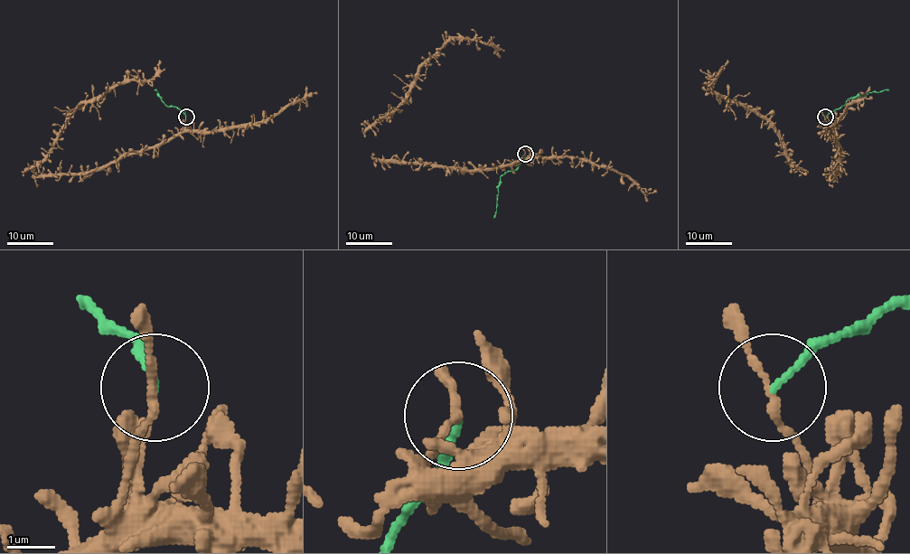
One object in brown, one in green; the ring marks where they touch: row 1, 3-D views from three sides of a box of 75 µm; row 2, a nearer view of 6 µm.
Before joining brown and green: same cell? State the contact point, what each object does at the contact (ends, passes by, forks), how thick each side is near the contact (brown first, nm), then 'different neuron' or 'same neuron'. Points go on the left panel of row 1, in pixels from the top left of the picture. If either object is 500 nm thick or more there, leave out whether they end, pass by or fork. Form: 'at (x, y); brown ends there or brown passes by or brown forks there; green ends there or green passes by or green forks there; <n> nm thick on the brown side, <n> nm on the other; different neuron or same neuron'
at (186, 117); brown passes by; green ends there; 150 nm thick on the brown side, 140 nm on the other; different neuron

